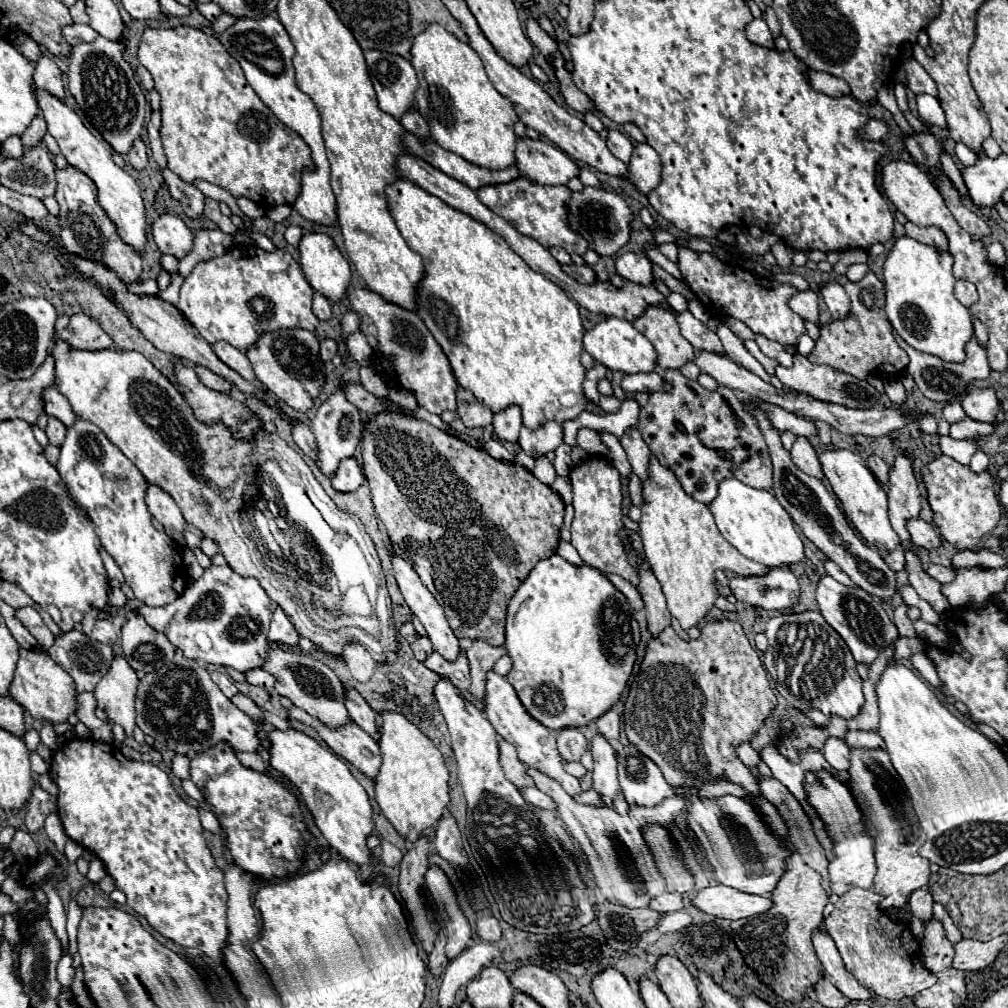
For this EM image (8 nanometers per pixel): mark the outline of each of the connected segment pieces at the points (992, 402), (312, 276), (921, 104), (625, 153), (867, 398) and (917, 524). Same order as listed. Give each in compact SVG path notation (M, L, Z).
M974 388L974 390L970 390L962 400L962 408L974 420L992 422L998 414L998 408L1000 408L998 398L996 398L996 390L994 388Z
M320 232L302 236L298 246L300 266L308 284L330 302L340 302L350 286L350 264L334 246L332 238Z
M918 94L916 96L916 104L918 104L918 114L926 124L936 124L940 128L946 128L946 116L944 110L940 108L940 102L930 96L930 94Z
M610 130L606 144L608 144L610 152L612 152L618 160L622 160L622 162L628 162L628 160L630 160L634 146L632 146L632 142L630 142L630 138L628 138L626 134L622 134L622 132L618 132L618 130Z
M796 354L794 356L794 366L792 368L782 368L782 366L776 366L776 378L790 390L796 390L796 392L806 392L818 400L824 400L824 402L836 402L836 404L842 404L842 406L848 406L848 408L872 408L872 406L878 406L880 404L880 392L868 384L868 380L860 380L860 378L854 378L850 374L844 374L844 372L838 372L830 366L816 366L812 364L808 358Z
M920 518L908 522L908 532L910 532L910 536L912 536L912 542L914 542L916 546L920 546L920 548L936 550L936 548L940 548L940 544L942 544L942 540L940 540L940 536L936 534L934 526L928 524L928 522L924 522L924 520L920 520Z

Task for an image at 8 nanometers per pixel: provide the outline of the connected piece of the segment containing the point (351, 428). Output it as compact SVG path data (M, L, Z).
M336 390L334 394L330 394L318 408L314 420L312 420L312 432L316 436L318 442L318 460L316 464L320 466L320 470L328 476L334 476L340 460L350 458L356 450L356 446L362 440L362 432L364 432L364 422L362 422L362 414L360 410L356 410L356 406L352 406L346 398L344 398L344 390Z

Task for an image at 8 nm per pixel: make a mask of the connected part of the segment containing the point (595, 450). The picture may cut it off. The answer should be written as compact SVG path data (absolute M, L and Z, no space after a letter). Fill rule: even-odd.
M580 428L576 434L576 442L580 448L584 448L588 454L602 454L608 456L608 446L600 440L600 432L590 428Z

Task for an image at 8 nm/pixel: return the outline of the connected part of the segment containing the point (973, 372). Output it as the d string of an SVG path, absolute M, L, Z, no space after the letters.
M894 332L894 336L896 336L896 342L898 342L898 344L906 350L906 354L910 356L908 372L912 374L912 378L914 378L916 386L922 390L922 394L924 394L926 398L930 398L930 400L952 402L952 400L956 400L956 398L968 388L970 382L974 382L974 380L984 380L984 378L988 378L988 374L990 374L986 350L980 348L980 344L978 344L976 338L972 338L972 340L968 342L968 346L966 346L966 360L960 362L960 364L950 364L950 362L944 362L944 360L940 360L940 358L936 358L936 356L930 356L930 354L924 354L924 352L914 350L914 348L908 346L896 332Z

